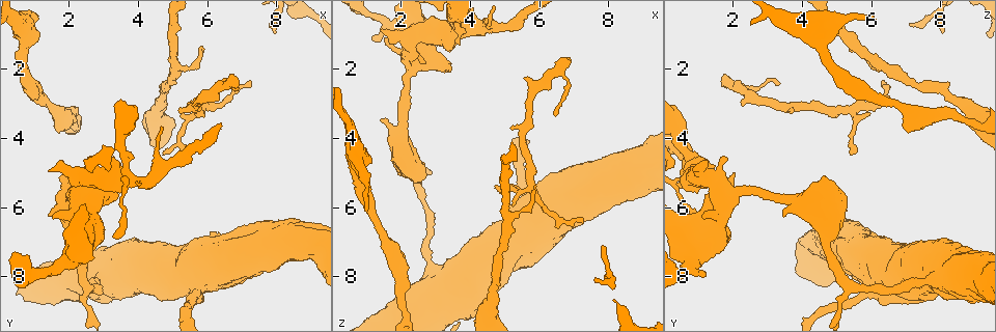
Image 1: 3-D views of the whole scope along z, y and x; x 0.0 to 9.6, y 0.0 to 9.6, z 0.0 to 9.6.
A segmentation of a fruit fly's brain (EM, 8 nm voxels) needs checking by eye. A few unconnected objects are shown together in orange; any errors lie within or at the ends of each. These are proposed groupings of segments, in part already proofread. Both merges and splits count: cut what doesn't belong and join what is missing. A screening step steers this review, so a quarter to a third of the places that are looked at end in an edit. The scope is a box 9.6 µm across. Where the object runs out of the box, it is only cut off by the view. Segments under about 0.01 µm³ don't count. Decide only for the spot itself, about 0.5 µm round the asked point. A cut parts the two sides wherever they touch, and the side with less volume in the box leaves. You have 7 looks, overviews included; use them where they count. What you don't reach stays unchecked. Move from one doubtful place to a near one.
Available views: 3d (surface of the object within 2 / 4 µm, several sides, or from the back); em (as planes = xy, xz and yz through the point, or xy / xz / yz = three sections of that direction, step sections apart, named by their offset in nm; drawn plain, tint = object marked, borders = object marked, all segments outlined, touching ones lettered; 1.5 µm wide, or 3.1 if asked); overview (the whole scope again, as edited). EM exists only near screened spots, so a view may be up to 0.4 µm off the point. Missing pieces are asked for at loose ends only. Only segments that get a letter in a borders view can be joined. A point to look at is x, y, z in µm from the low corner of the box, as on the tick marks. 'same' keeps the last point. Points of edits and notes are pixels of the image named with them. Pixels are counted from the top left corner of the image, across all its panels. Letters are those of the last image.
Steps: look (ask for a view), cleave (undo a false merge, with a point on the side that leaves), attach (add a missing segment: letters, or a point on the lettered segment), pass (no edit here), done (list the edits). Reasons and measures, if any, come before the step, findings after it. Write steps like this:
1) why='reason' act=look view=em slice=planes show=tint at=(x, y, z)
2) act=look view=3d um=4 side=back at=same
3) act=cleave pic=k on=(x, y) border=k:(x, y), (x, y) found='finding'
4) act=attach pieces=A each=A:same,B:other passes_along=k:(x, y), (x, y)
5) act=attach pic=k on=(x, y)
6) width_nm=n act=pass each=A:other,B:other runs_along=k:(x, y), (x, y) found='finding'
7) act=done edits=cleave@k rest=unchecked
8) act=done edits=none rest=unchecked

why='three-way junction' act=look view=em slice=planes show=borders at=(5.75, 3.15, 5.30)

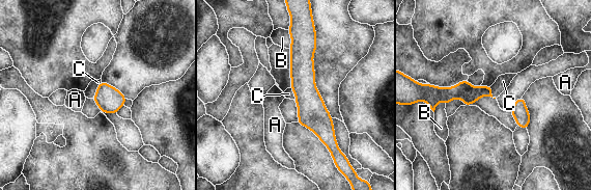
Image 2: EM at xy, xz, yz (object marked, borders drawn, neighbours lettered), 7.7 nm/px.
act=pass each=A:other,B:other,C:other border=2:(101, 81), (92, 98) found='all the same cell'

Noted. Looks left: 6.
why='narrows sharply' act=look view=em slice=planes show=plain at=(2.05, 3.50, 8.95)

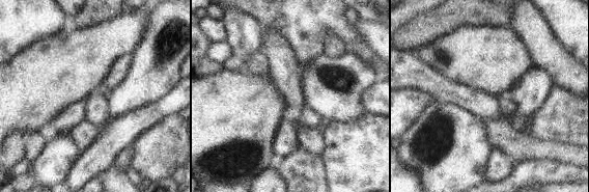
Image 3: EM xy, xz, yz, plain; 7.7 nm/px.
why='what lies round it' act=look view=em slice=planes show=borders at=same

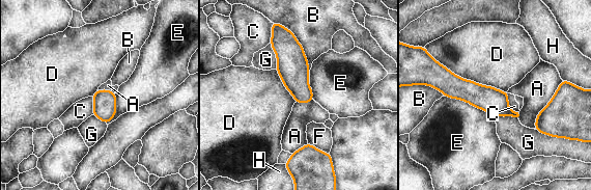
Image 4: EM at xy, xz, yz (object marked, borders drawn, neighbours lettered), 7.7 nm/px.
longest_contact=D:600nm act=pass each=A:other,B:other,C:other,D:other,E:other,F:other,G:other,H:other found='one cell here'

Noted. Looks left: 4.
why='branch stops here' act=look view=em slice=planes show=borders at=(6.85, 2.20, 1.65)

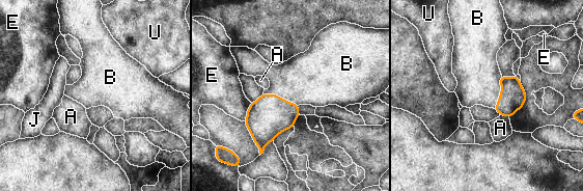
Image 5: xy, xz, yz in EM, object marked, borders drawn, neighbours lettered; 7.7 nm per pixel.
longest_contact=B:280nm act=attach pieces=B each=A:other,B:same,E:other,J:other,U:other passes_along=5:(268, 116), (280, 98), (305, 79) found='it goes on there'

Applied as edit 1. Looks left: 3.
act=done edits=attach@5 rest=unchecked

